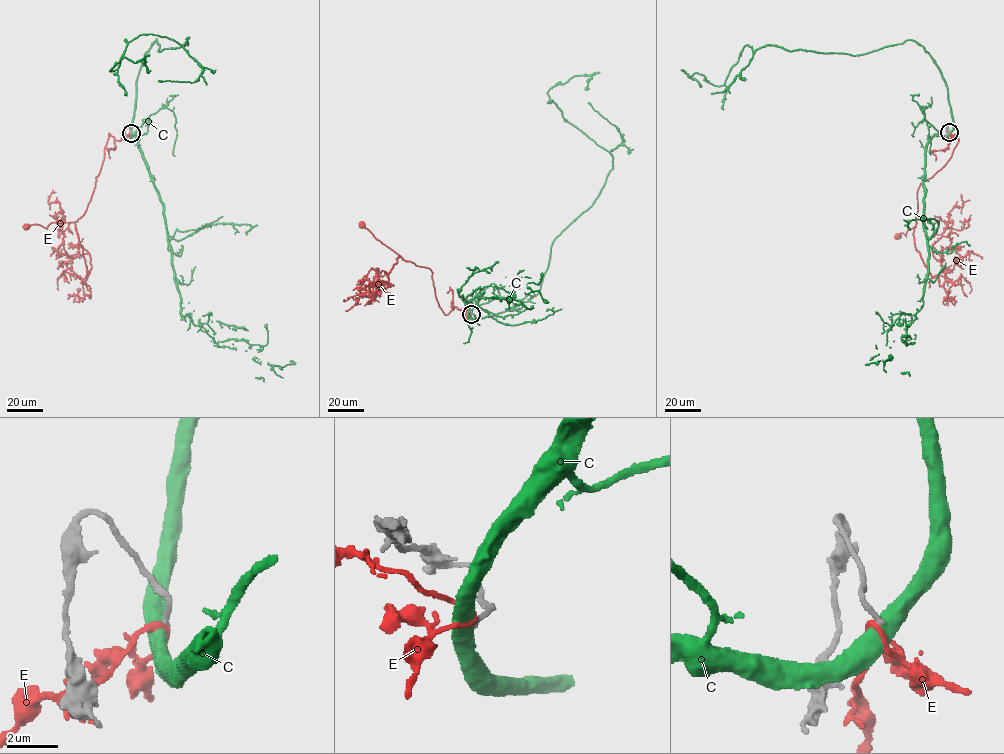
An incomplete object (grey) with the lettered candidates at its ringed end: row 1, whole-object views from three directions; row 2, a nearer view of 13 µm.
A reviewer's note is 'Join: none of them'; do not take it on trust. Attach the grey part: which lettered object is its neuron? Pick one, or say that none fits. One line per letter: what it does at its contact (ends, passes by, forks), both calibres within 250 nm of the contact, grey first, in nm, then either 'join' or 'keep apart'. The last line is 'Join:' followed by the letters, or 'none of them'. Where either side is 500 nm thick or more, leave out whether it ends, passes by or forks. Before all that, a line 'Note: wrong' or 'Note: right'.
Note: right
C: 200 nm thick on the grey side, 550 nm on the other; keep apart
E: it passes by; 200 nm thick on the grey side, 180 nm on the other; keep apart
Join: none of them

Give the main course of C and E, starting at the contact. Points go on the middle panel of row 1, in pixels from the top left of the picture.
C: (471, 314), (535, 295), (552, 242), (605, 182), (612, 154), (547, 93), (575, 75), (590, 75), (589, 89)
E: (471, 314), (455, 306), (444, 314), (438, 305), (431, 270), (405, 261), (363, 224)

